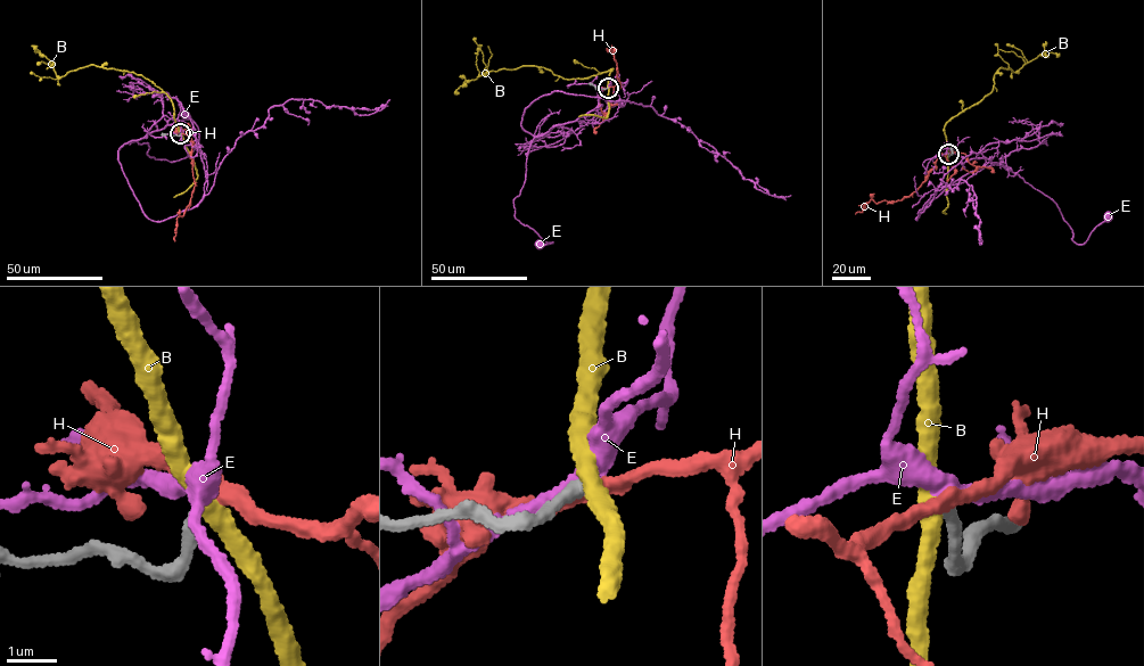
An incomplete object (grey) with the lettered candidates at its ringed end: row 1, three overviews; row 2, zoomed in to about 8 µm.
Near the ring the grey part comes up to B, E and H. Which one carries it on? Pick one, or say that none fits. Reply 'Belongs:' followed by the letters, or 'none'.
Belongs: H

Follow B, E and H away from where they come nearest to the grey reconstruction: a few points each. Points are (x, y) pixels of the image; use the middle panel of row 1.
B: (608, 88), (614, 68), (589, 77), (568, 79), (545, 67), (527, 65), (490, 72), (467, 80), (454, 95)
E: (607, 88), (598, 93), (592, 109), (533, 139), (525, 181), (513, 203), (515, 218), (553, 241), (538, 243)
H: (608, 88), (622, 84), (617, 87), (617, 63), (608, 47)

